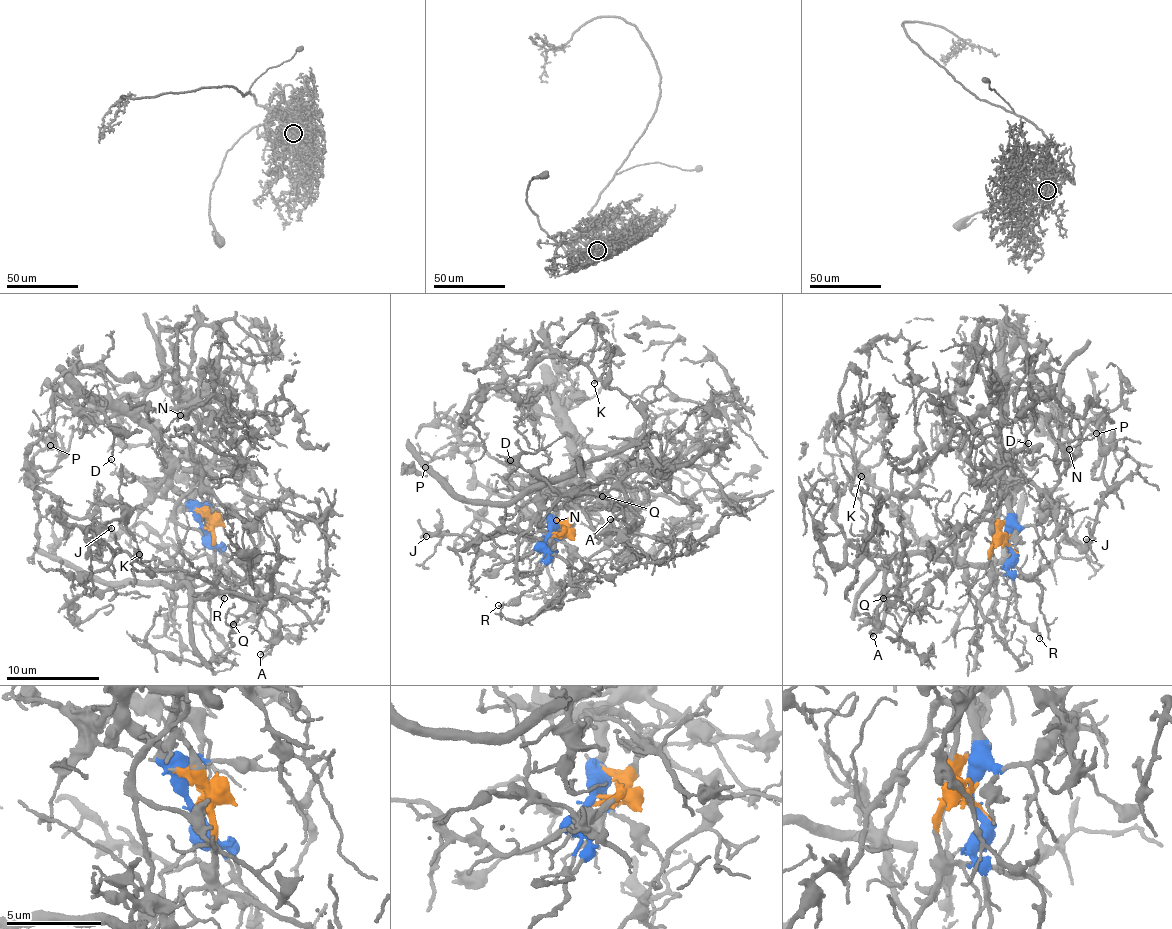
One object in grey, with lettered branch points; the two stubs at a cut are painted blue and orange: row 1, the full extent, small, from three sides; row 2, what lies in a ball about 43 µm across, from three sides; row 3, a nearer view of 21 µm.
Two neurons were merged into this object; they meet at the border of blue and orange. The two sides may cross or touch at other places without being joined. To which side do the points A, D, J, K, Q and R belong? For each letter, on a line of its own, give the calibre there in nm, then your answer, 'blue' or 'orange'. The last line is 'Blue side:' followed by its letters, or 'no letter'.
A: 140 nm thick; orange
D: 120 nm thick; blue
J: 180 nm thick; orange
K: 100 nm thick; orange
Q: 170 nm thick; orange
R: 90 nm thick; blue
Blue side: D, R

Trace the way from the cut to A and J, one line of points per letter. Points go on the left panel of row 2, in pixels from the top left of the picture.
A: (204, 528), (192, 489), (167, 585), (248, 598), (252, 585), (234, 595), (279, 619), (259, 654)
J: (204, 528), (212, 532), (213, 554), (195, 556), (162, 543), (143, 524), (137, 522), (110, 538), (112, 527)

